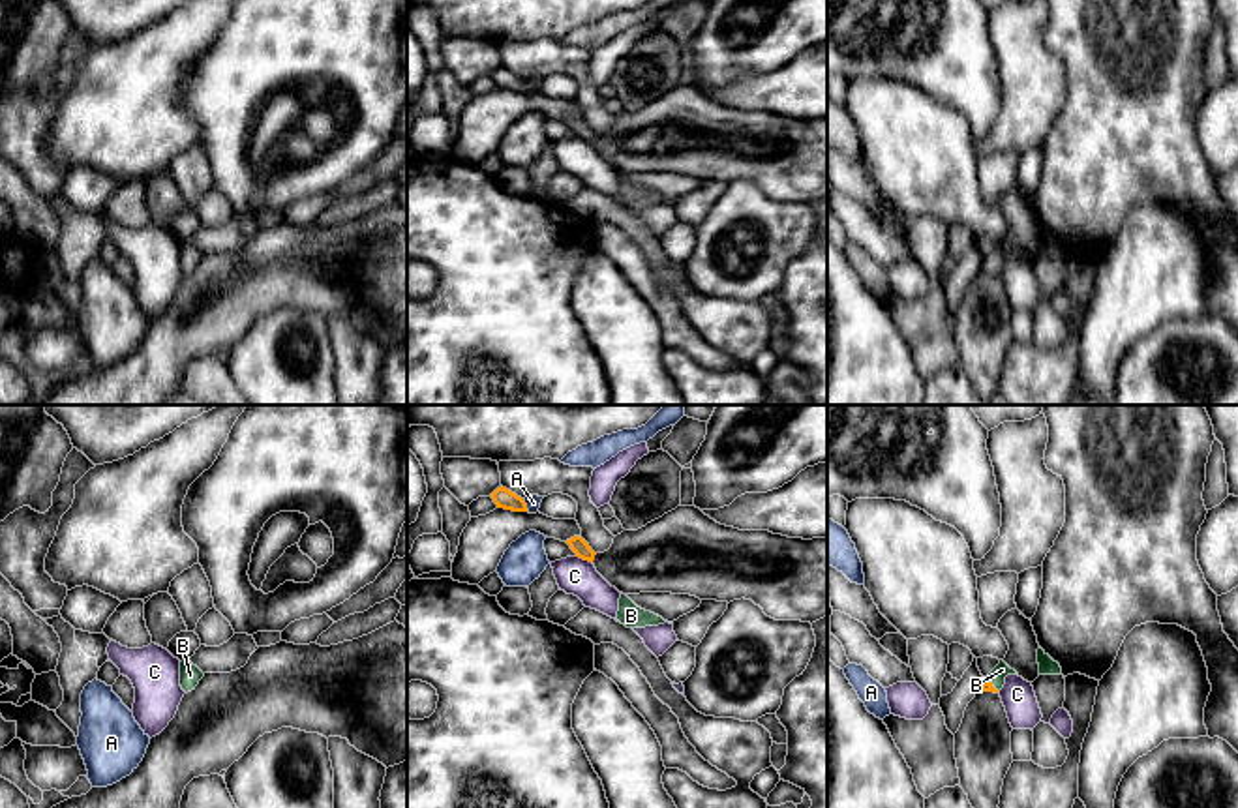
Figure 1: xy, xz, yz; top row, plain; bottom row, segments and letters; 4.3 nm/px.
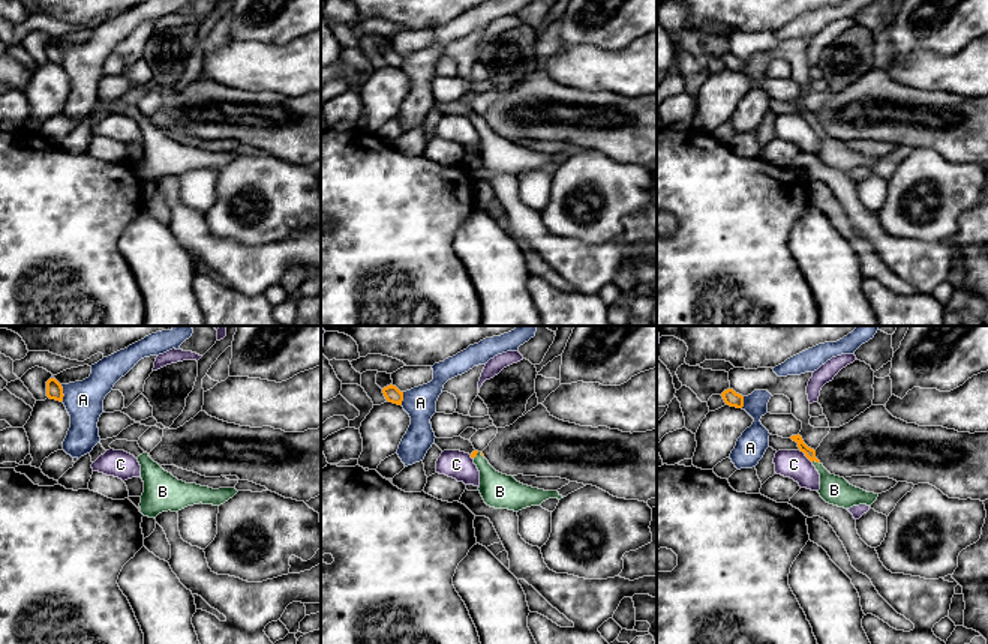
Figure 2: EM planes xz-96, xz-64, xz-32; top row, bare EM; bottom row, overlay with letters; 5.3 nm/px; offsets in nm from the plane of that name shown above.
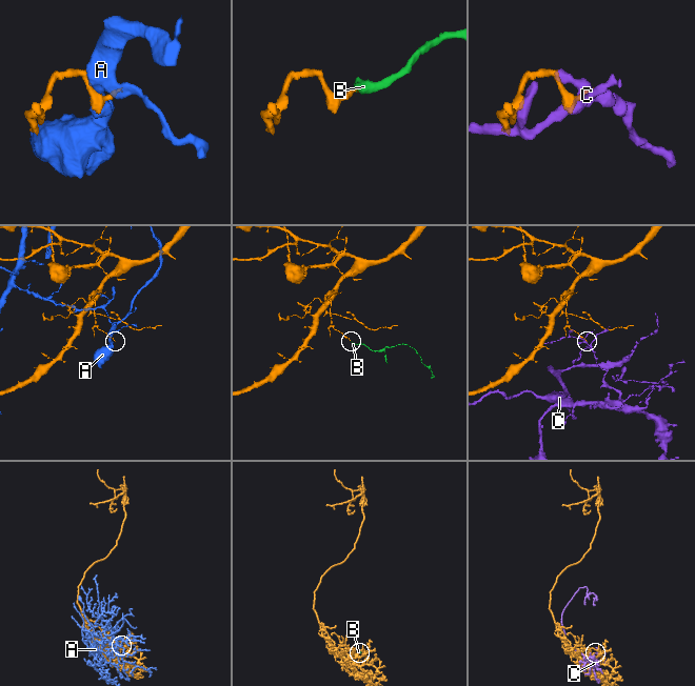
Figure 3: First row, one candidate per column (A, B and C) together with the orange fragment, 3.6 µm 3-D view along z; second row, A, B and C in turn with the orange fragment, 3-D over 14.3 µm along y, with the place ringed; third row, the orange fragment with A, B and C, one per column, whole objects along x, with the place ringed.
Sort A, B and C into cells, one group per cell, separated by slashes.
A / B / C

